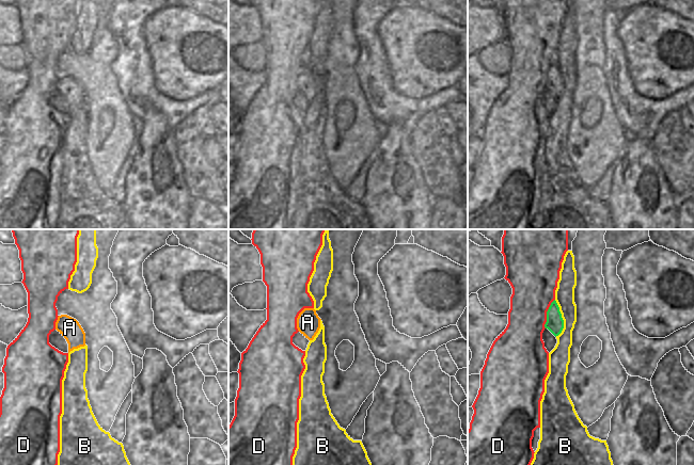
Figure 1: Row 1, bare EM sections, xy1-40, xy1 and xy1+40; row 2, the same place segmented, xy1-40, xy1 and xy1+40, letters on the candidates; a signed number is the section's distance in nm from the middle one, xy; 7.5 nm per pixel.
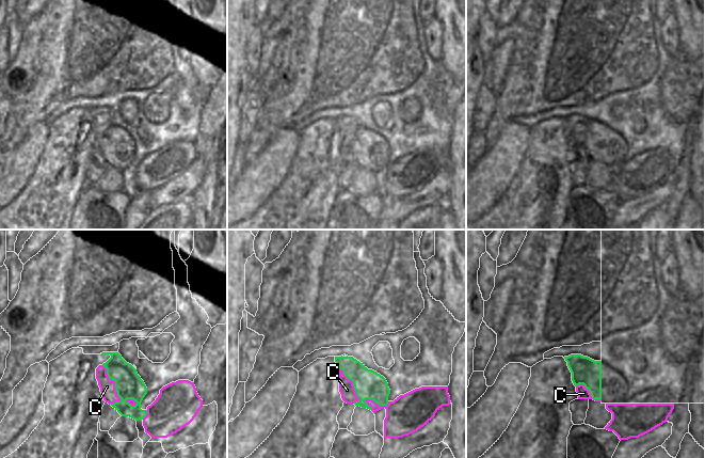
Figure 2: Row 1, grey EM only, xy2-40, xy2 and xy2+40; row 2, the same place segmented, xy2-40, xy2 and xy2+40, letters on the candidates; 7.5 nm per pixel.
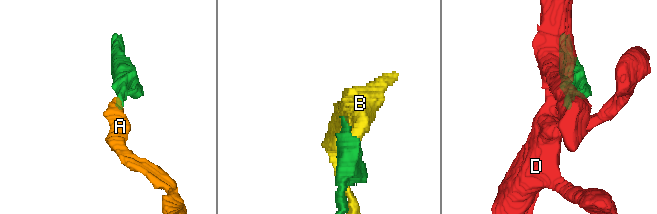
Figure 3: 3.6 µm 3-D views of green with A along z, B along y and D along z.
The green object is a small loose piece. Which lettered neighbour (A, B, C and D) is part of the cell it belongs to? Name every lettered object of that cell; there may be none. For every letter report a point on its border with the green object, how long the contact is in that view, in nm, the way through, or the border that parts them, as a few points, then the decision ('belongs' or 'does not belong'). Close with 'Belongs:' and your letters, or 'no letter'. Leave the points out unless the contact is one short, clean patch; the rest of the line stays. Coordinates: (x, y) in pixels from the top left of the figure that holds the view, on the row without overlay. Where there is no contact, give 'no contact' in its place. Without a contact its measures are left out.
A: no contact; belongs
B: contact xy1+40 (562, 79); length 280 nm; border xy1+40 (554, 61), (563, 81), (563, 91), (557, 97); does not belong
C: contact xy2-40 (115, 143); length 320 nm; does not belong
D: contact xy1+40 (547, 75); length 240 nm; does not belong
Belongs: A

